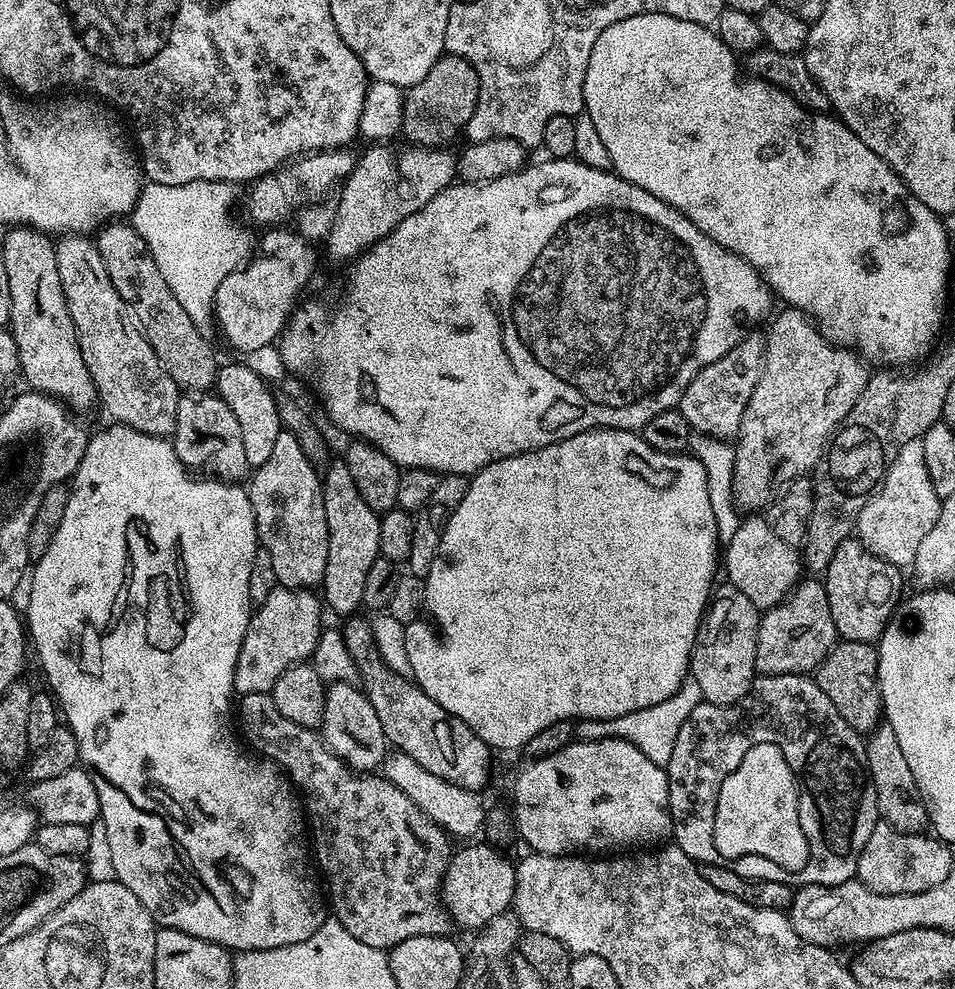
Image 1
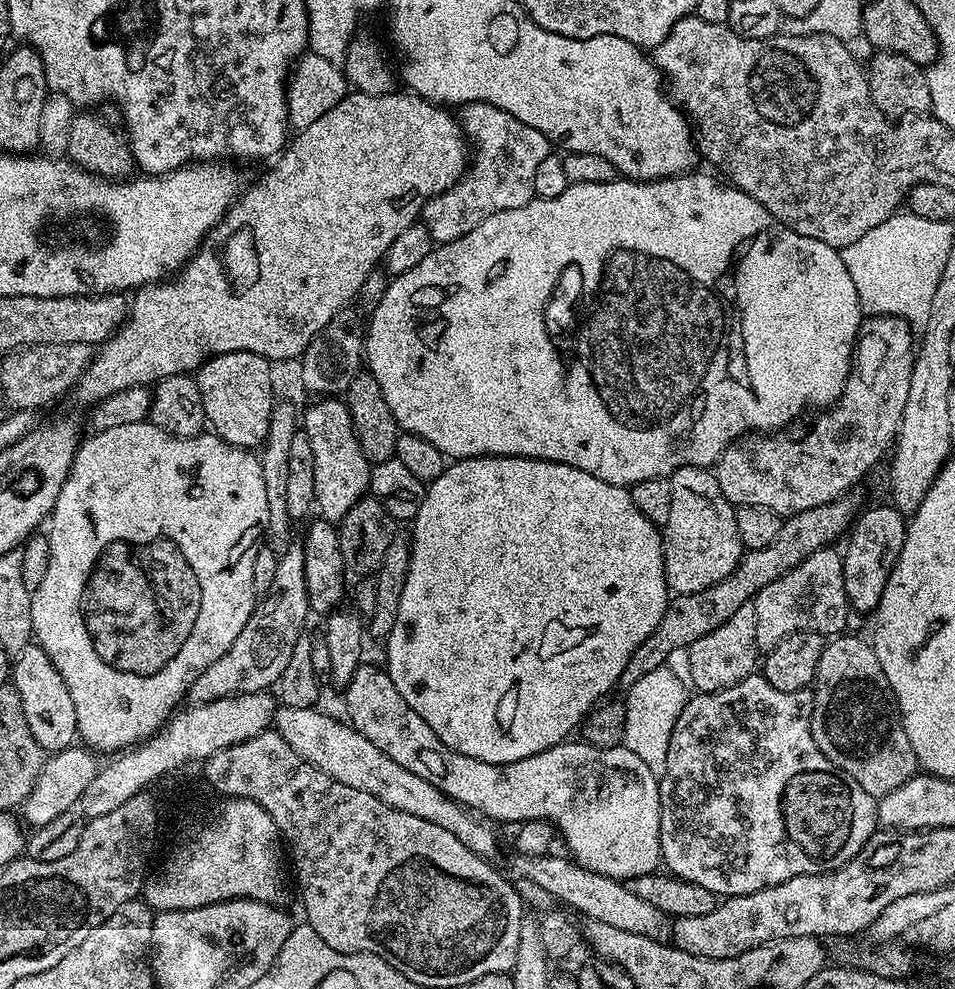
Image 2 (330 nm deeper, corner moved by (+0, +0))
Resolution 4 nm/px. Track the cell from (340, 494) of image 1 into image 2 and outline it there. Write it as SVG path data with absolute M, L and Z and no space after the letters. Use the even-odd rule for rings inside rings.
M340 398L313 401L302 412L302 430L310 438L310 450L314 450L314 508L319 519L339 522L359 500L365 499L372 470L356 437L347 403Z

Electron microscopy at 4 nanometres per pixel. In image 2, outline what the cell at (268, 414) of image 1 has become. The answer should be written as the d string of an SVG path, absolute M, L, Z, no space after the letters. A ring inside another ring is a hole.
M231 352L211 356L196 369L198 394L202 394L202 410L207 427L230 446L256 450L264 444L270 429L272 368L266 358L249 352Z

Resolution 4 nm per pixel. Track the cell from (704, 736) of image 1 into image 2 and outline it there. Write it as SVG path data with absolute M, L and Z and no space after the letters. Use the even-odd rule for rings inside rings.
M753 674L746 677L742 682L738 682L734 686L724 688L720 692L701 692L693 695L688 701L688 705L682 710L682 714L678 718L678 722L674 726L674 734L670 738L670 750L666 754L666 774L659 777L660 782L660 859L663 867L667 869L671 875L676 876L679 880L686 882L694 882L698 886L706 886L706 890L710 890L718 898L727 898L730 896L745 896L746 894L754 894L763 888L774 886L778 882L786 882L790 878L798 878L806 874L822 874L823 872L832 872L836 868L841 868L846 862L850 862L850 858L857 856L859 852L868 843L868 839L872 833L877 831L878 821L876 819L877 797L866 794L866 790L862 790L862 786L858 786L858 782L854 782L854 778L850 778L845 772L834 766L834 762L830 762L830 758L826 758L826 754L822 754L822 750L818 750L818 742L814 742L814 734L812 733L812 698L807 691L787 692L786 690L774 690L774 686L770 686L770 682L763 674Z

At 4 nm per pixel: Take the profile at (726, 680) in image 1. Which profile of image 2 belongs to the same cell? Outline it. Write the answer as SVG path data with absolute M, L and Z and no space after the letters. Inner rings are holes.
M749 602L742 605L735 614L730 614L730 619L722 622L718 630L710 630L710 634L698 638L698 642L694 642L686 652L689 676L687 679L690 684L692 679L691 687L696 687L697 693L720 692L753 675L758 668L757 634L758 618L754 614L754 603Z

